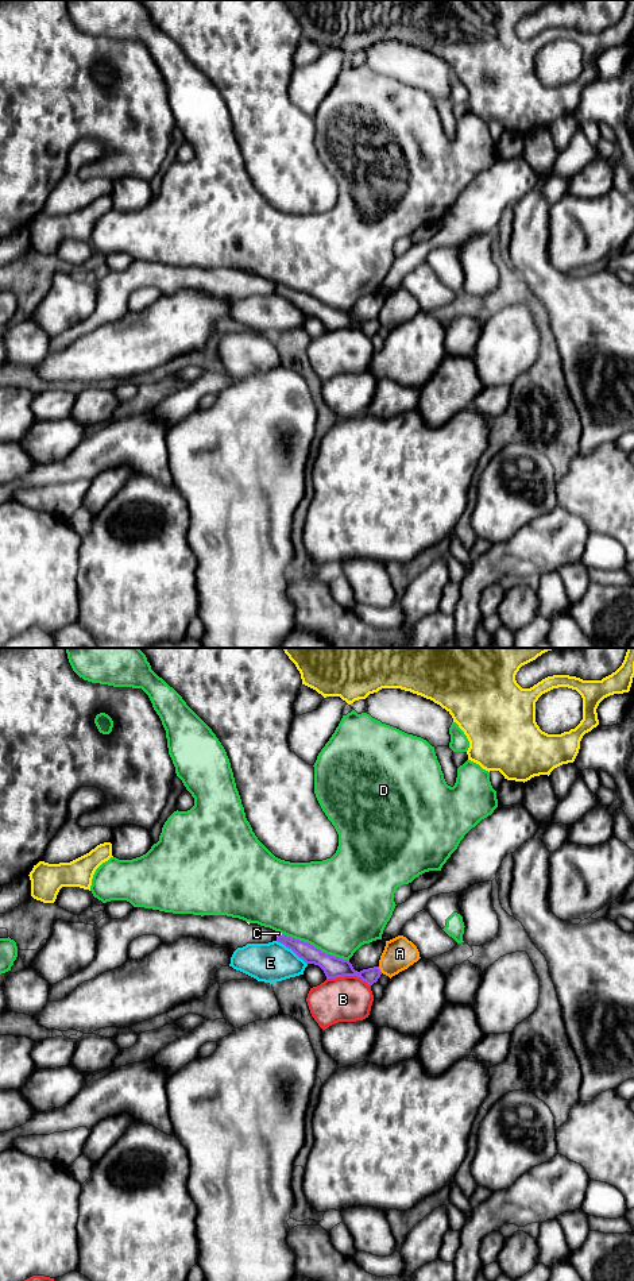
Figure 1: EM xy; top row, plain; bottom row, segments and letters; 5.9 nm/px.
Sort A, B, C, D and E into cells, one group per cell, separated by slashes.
A / B / C / D / E

